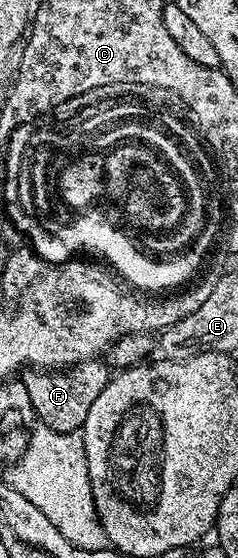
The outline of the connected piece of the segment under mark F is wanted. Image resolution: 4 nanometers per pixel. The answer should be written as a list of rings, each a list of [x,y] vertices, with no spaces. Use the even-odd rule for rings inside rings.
[[[100,358],[64,369],[29,369],[23,375],[36,422],[47,429],[55,429],[55,433],[81,431],[87,421],[87,413],[91,413],[91,405],[99,398],[99,393],[107,389],[110,378],[110,364]]]

